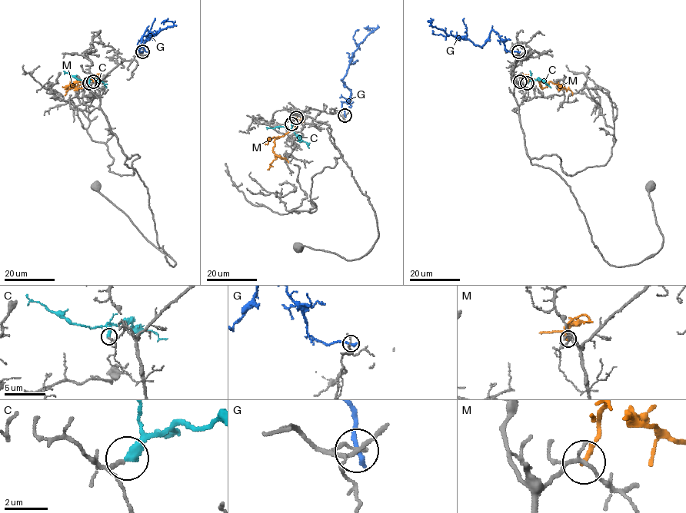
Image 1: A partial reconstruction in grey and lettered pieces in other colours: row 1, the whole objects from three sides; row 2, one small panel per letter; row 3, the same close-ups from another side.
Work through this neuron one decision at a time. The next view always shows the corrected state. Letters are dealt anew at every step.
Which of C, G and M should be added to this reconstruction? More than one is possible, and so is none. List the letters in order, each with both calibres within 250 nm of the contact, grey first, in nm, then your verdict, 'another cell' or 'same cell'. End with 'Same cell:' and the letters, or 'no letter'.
C: calibres 130 and 420 nm; same cell
G: calibres 100 and 260 nm; another cell
M: calibres 140 and 220 nm; another cell
Same cell: C

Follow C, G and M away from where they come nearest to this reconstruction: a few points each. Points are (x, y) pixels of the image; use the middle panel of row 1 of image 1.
C: (291, 124), (291, 129), (309, 147)
G: (344, 115), (341, 104), (350, 97), (351, 92), (341, 79), (353, 52), (376, 28), (364, 28)
M: (296, 117), (302, 120), (274, 140), (272, 151), (276, 158), (267, 169)

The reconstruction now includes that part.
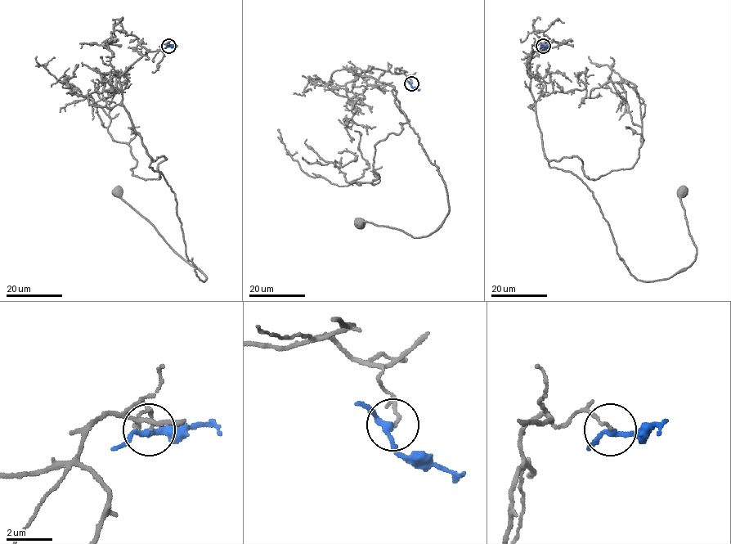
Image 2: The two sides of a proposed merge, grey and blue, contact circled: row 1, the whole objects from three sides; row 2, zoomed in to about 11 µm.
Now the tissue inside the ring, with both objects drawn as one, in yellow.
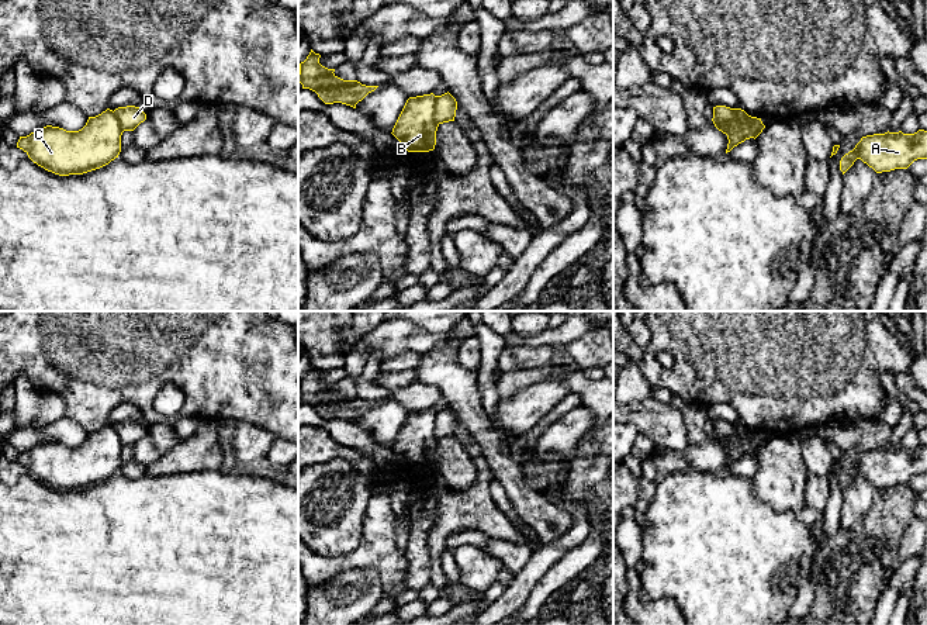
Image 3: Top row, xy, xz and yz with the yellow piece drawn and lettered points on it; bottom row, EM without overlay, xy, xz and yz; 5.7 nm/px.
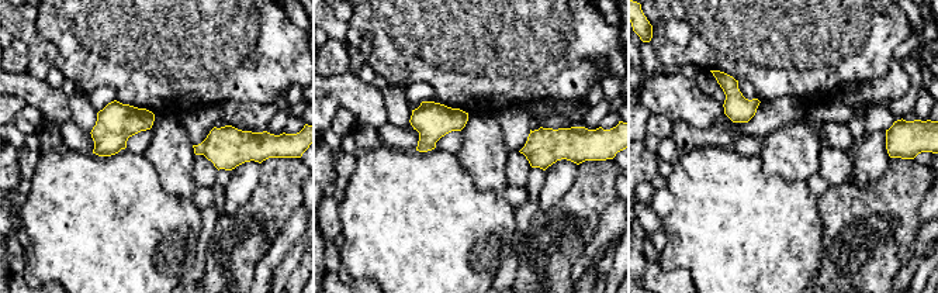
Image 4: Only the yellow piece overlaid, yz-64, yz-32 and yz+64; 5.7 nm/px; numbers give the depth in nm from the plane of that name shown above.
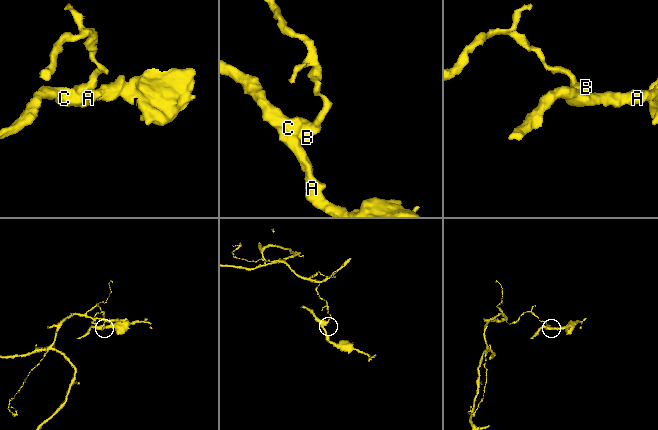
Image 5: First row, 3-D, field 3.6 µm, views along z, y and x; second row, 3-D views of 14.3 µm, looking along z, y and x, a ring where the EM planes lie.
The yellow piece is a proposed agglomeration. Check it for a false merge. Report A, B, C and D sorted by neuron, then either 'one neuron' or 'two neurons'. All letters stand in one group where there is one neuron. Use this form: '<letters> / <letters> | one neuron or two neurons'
A B C / D | two neurons

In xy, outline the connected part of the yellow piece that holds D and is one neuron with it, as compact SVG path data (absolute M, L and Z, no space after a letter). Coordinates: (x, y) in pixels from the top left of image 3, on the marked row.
M135 106L118 107L114 110L124 131L134 131L146 120L146 114Z

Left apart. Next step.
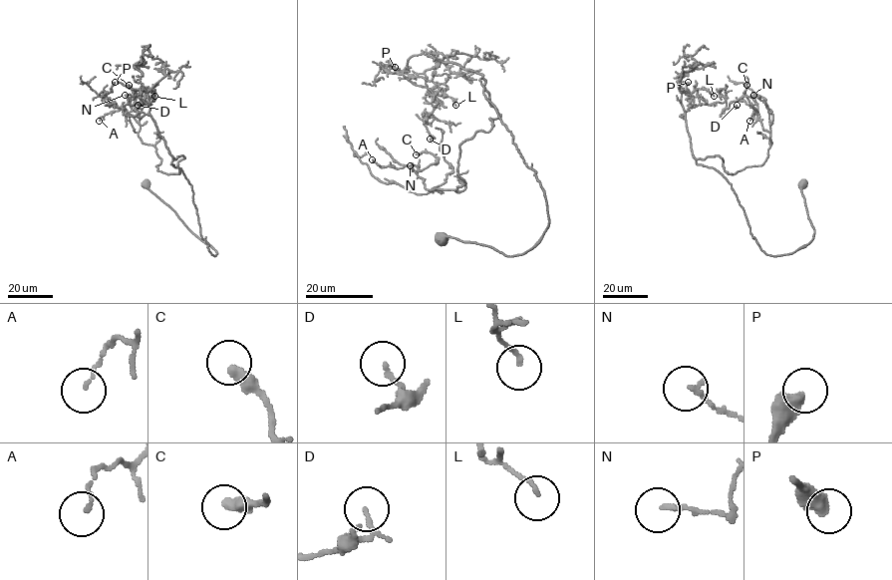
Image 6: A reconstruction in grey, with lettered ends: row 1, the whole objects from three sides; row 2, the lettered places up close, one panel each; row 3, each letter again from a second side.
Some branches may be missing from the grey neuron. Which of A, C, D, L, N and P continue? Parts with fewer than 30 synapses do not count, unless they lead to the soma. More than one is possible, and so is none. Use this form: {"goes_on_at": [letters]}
{"goes_on_at": []}

